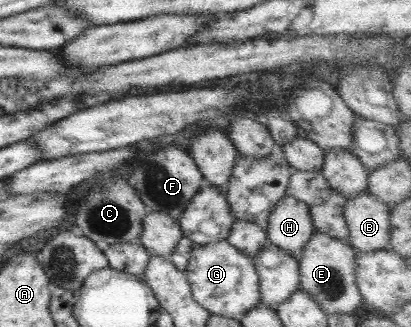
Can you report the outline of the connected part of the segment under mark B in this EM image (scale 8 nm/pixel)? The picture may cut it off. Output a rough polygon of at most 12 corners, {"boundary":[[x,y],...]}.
{"boundary":[[369,190],[347,199],[347,242],[389,247],[391,206]]}

